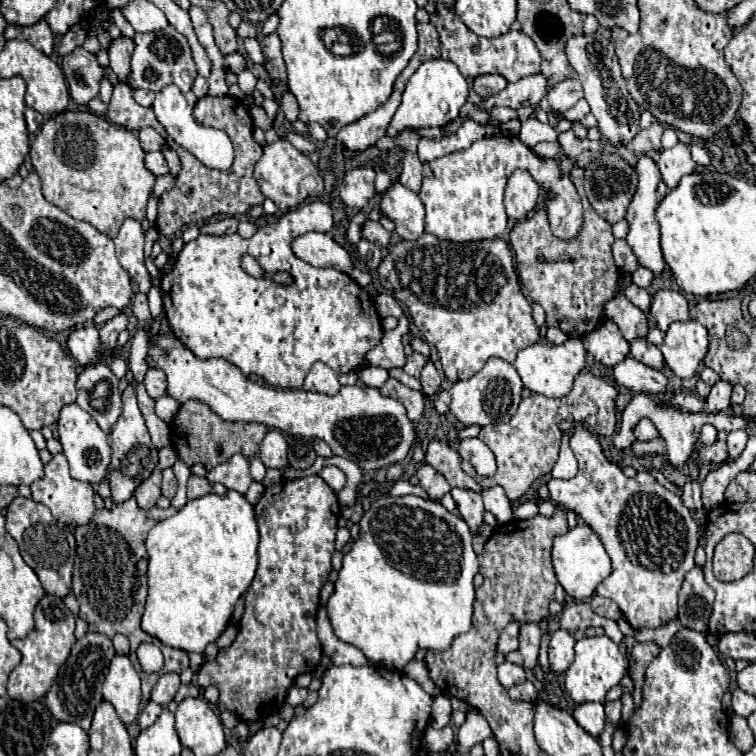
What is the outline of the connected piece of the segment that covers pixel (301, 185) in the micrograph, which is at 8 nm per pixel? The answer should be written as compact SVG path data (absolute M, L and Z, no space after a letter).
M280 139L280 141L264 147L264 155L256 163L254 175L256 175L256 181L260 185L260 191L268 199L272 199L278 205L278 209L282 209L282 211L284 209L294 209L306 197L320 195L324 191L324 181L322 181L316 165L310 161L310 157L304 155L304 153L300 153L296 147L292 147L284 139Z

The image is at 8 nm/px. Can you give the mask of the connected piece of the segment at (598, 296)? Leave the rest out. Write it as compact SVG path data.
M574 166L570 178L580 193L584 207L584 223L580 233L570 241L554 237L548 227L546 207L540 205L534 215L518 221L512 227L510 245L514 251L522 289L532 303L544 307L548 327L560 327L566 335L576 331L580 337L584 337L602 323L604 305L620 291L622 271L614 263L610 251L610 245L614 243L612 225L596 215L596 211L592 211L584 195L584 170Z

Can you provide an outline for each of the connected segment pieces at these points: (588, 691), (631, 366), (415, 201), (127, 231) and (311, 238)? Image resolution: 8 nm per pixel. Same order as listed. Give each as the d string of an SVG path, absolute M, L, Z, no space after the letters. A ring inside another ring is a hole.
M608 635L584 637L576 641L576 659L570 669L564 673L566 677L566 691L576 703L604 703L606 693L620 683L620 679L628 675L628 657L618 649L618 645Z
M626 357L614 367L616 383L630 389L632 393L644 393L644 395L660 395L668 389L668 377L652 367L646 367L644 363Z
M396 183L382 195L382 213L396 223L396 233L406 241L424 235L424 205L416 193Z
M126 219L120 227L120 233L114 239L116 243L116 255L120 259L120 265L128 271L132 281L138 285L142 293L148 293L152 287L146 265L144 265L144 231L140 223L134 219Z
M306 233L294 239L292 249L296 257L314 267L332 267L344 273L350 273L354 267L350 253L342 245L338 245L328 233Z

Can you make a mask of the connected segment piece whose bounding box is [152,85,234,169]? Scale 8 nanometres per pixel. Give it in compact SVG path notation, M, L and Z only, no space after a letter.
M168 85L160 93L156 93L152 109L154 109L158 121L168 131L168 135L180 147L188 149L196 159L200 159L206 167L210 167L210 169L228 169L232 165L232 161L234 161L234 147L232 147L232 141L228 139L228 135L224 131L220 131L220 129L198 125L194 121L194 117L192 117L192 109L188 109L186 99L184 99L182 91L176 85Z

